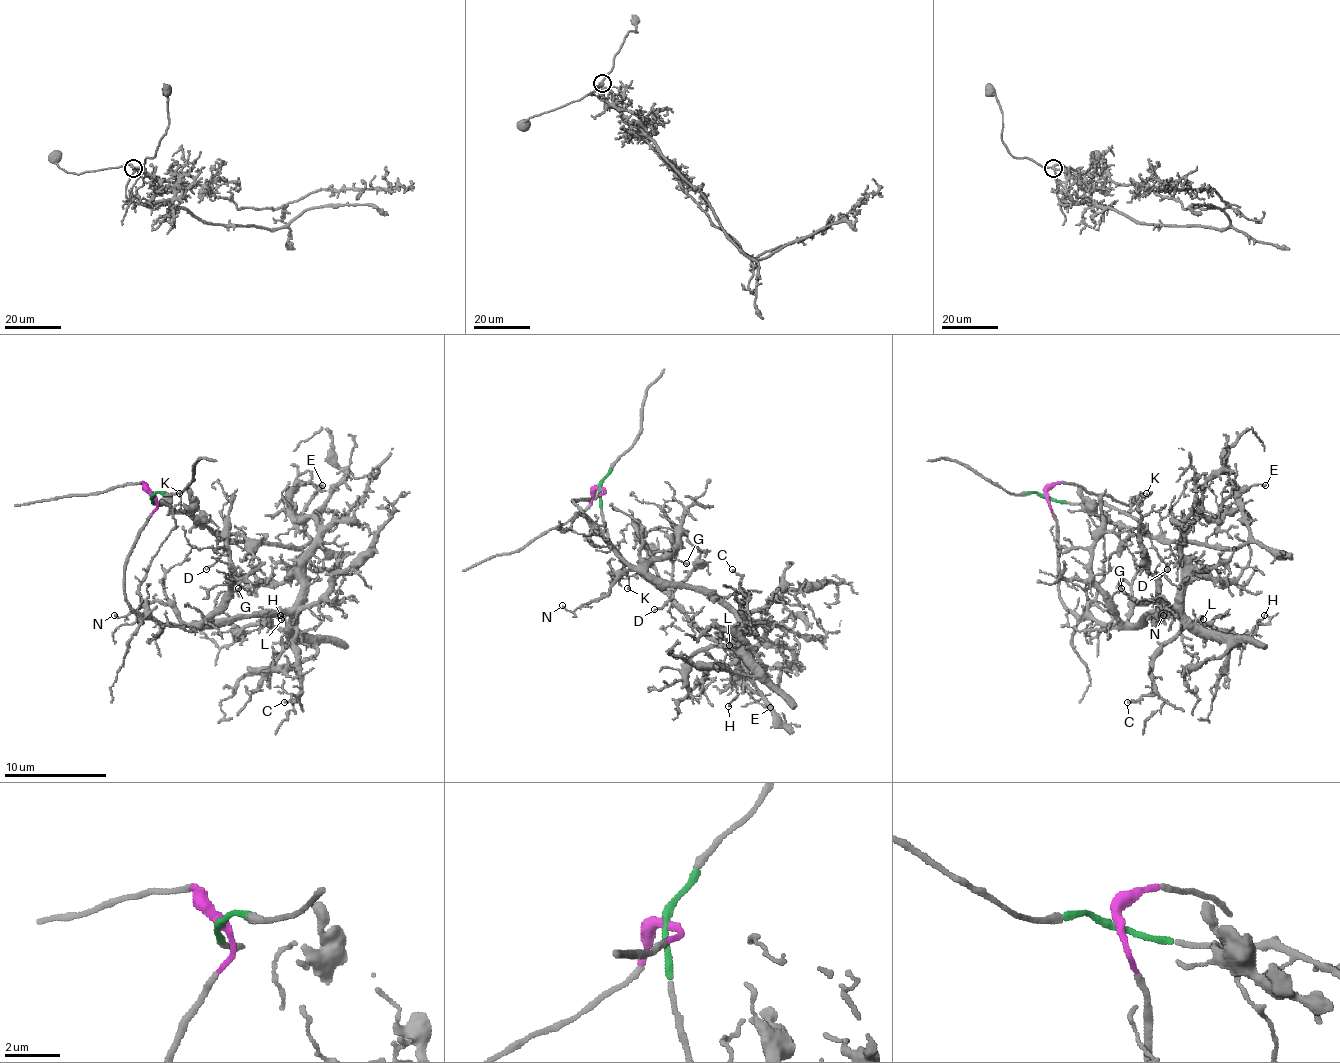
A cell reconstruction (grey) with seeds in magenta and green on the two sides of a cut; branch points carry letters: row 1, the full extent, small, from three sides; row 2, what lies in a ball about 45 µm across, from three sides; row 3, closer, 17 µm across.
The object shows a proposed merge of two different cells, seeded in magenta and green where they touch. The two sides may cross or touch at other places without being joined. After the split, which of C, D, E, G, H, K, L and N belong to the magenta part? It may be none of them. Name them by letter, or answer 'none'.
C, G, H, L, N

